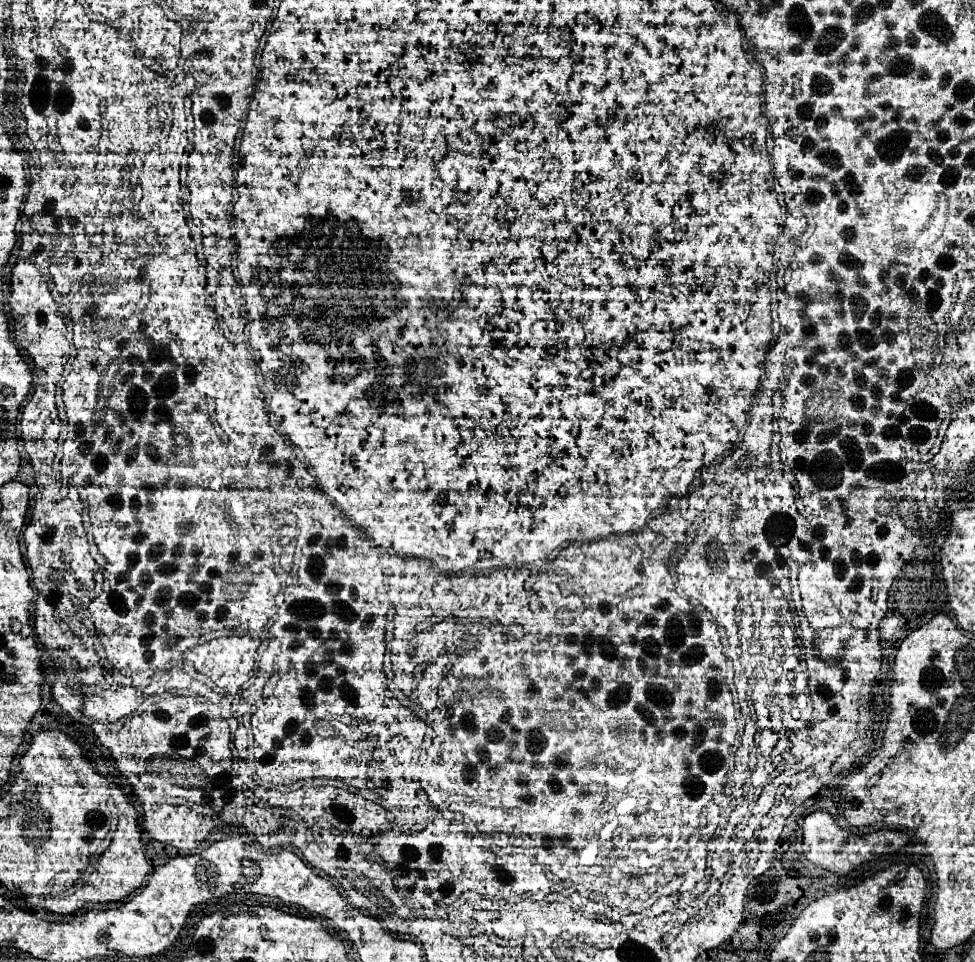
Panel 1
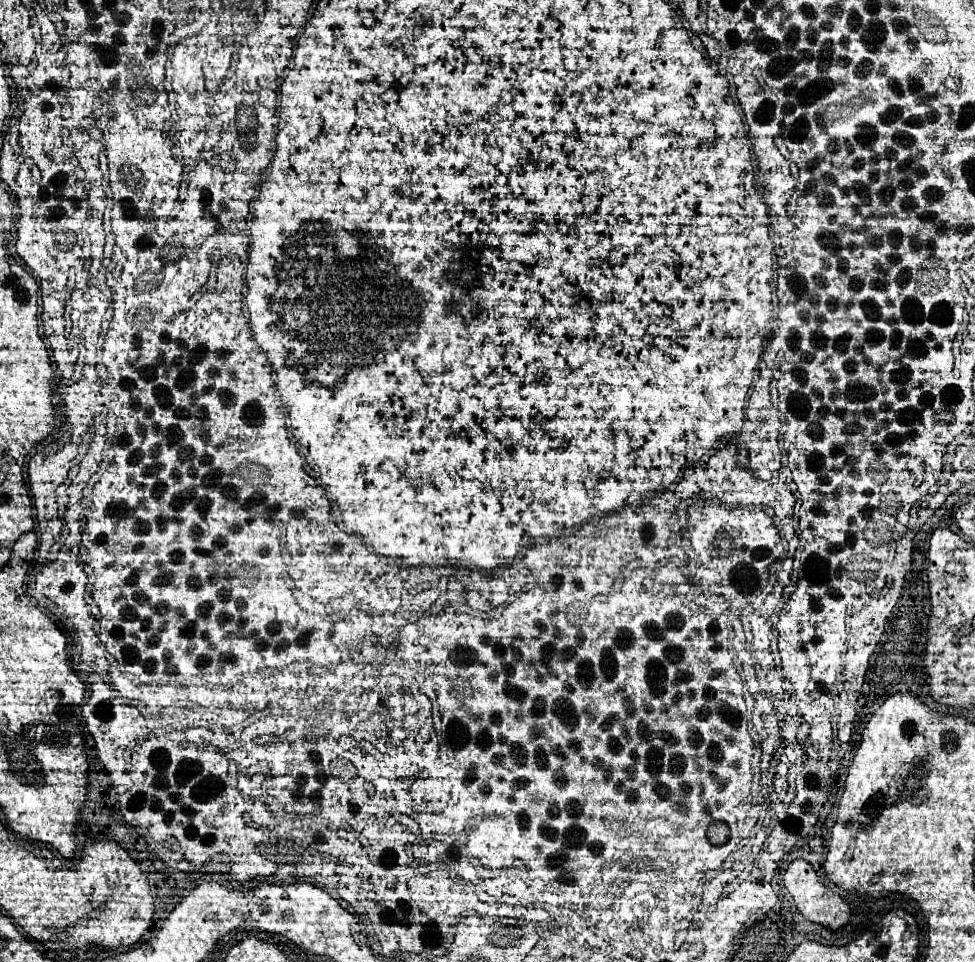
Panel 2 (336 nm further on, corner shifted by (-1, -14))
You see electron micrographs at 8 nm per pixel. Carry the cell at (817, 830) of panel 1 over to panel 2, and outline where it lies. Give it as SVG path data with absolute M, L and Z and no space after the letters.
M793 860L785 872L785 888L789 890L789 894L793 896L795 904L797 904L797 910L803 914L805 920L813 922L813 924L819 924L819 926L825 926L829 930L841 930L847 920L849 920L849 914L851 914L851 908L849 908L849 902L837 894L833 894L827 886L821 884L819 880L819 874L813 870L813 866L805 860Z

